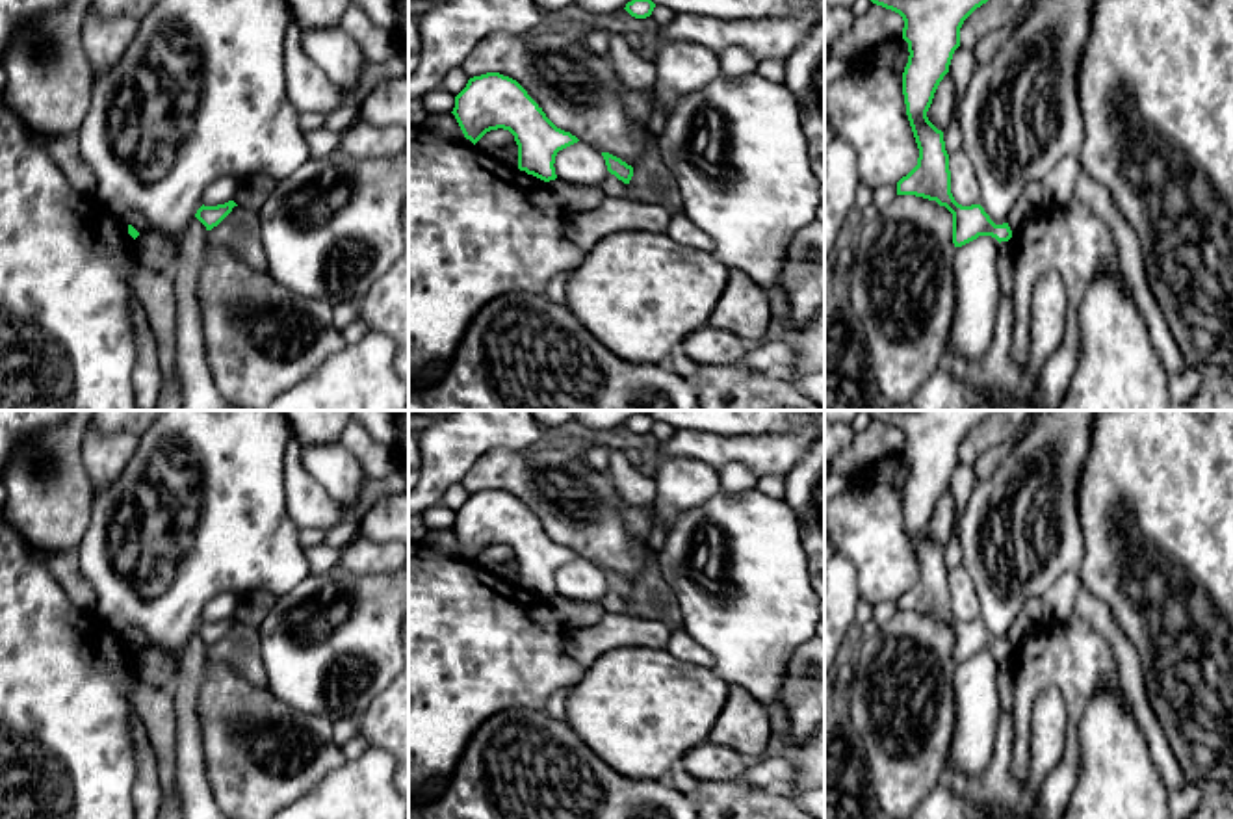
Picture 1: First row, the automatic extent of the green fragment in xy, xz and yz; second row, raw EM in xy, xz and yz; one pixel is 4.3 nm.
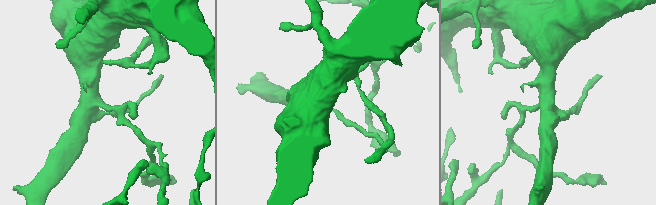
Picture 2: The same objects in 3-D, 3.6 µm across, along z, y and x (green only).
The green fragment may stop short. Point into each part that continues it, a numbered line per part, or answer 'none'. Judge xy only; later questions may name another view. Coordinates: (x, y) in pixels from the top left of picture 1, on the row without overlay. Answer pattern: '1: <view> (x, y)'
none

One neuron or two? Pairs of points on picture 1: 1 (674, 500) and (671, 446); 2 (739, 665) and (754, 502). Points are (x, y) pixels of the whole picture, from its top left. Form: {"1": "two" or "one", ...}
{"1": "two", "2": "one"}

